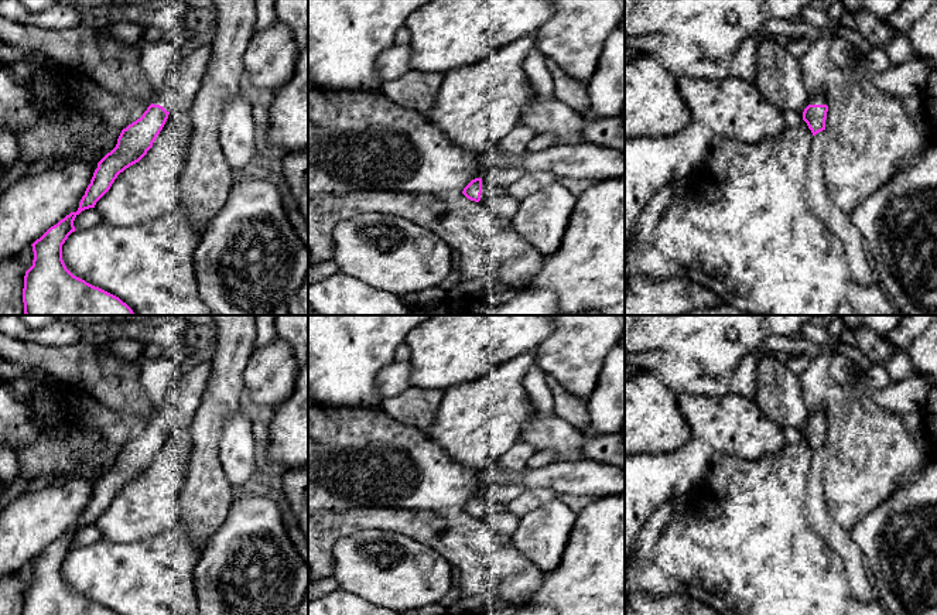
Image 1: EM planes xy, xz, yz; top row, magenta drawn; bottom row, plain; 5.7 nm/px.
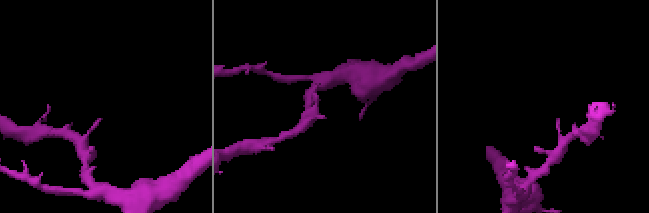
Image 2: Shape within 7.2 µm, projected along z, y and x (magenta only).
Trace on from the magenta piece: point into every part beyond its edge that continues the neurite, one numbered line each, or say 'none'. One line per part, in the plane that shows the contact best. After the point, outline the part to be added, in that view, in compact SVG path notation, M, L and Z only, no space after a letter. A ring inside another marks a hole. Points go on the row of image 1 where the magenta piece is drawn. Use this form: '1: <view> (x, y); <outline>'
1: xz (488, 188); M482 178L482 194L481 194L481 202L485 202L490 194L497 194L497 195L507 195L506 187L502 185L492 185L489 182L486 182Z

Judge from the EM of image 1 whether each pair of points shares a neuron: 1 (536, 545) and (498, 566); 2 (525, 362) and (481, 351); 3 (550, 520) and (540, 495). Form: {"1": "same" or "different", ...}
{"1": "different", "2": "different", "3": "different"}

